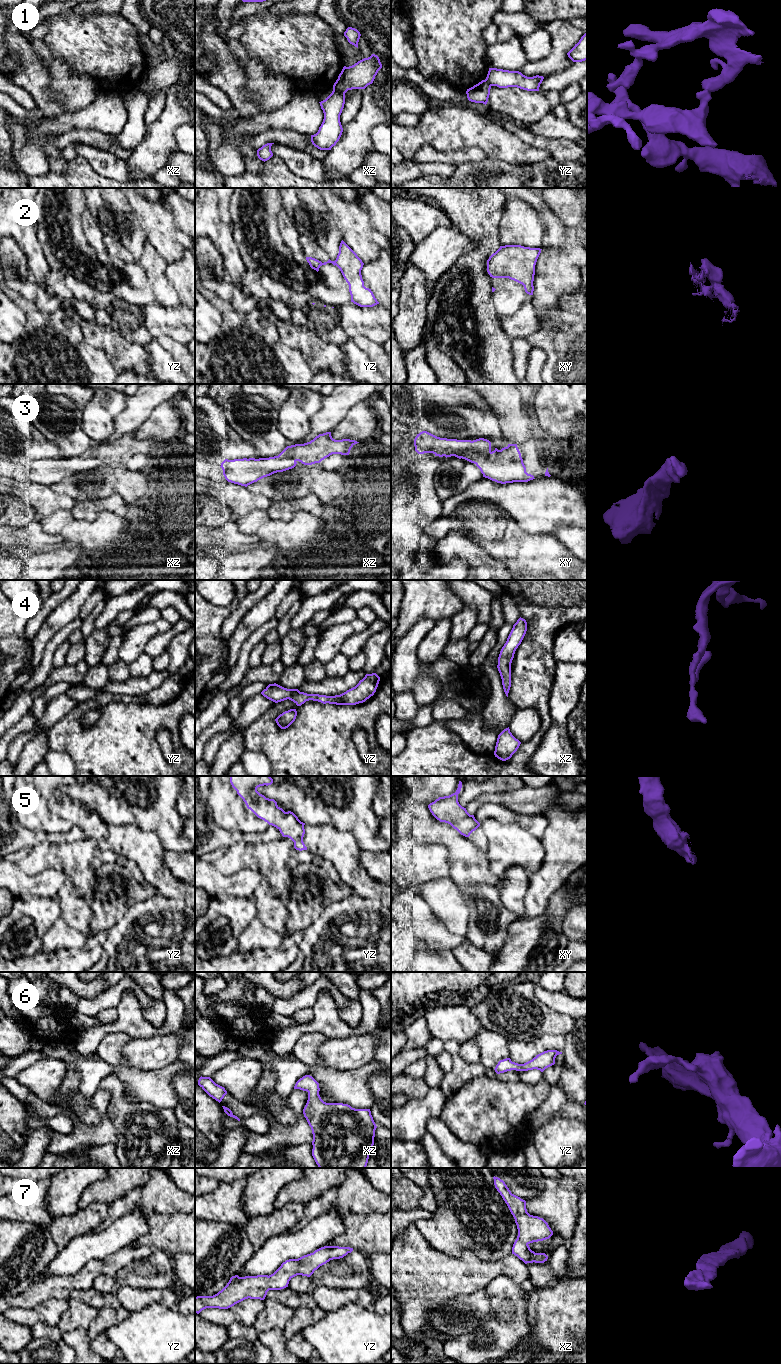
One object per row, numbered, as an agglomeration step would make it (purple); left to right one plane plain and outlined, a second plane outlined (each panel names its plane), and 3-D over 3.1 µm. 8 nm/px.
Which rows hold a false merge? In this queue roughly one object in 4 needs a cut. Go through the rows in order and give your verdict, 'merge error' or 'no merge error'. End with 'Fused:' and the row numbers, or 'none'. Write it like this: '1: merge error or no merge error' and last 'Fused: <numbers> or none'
1: merge error
2: no merge error
3: no merge error
4: no merge error
5: no merge error
6: no merge error
7: no merge error
Fused: 1

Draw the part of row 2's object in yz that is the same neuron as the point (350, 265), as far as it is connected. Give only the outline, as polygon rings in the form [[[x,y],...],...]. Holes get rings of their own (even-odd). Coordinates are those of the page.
[[[343,240],[340,243],[339,253],[335,261],[329,259],[327,262],[322,263],[312,257],[306,257],[306,260],[310,267],[317,272],[322,265],[327,263],[336,265],[349,285],[351,302],[354,304],[360,307],[373,307],[379,304],[371,289],[364,286],[361,275],[364,263]]]

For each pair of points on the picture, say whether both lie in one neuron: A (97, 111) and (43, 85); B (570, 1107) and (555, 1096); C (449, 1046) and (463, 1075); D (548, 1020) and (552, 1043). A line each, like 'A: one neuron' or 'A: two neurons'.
A: two neurons
B: one neuron
C: one neuron
D: two neurons

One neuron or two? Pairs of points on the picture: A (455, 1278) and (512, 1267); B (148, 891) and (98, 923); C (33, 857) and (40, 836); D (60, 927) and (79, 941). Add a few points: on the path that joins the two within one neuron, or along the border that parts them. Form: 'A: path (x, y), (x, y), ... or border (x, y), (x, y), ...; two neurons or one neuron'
A: path (469, 1272), (486, 1271), (498, 1267); one neuron
B: path (136, 896), (127, 905), (115, 906), (110, 911); one neuron
C: border (44, 840), (32, 846), (22, 847), (16, 851); two neurons
D: path (65, 932), (74, 939); one neuron

